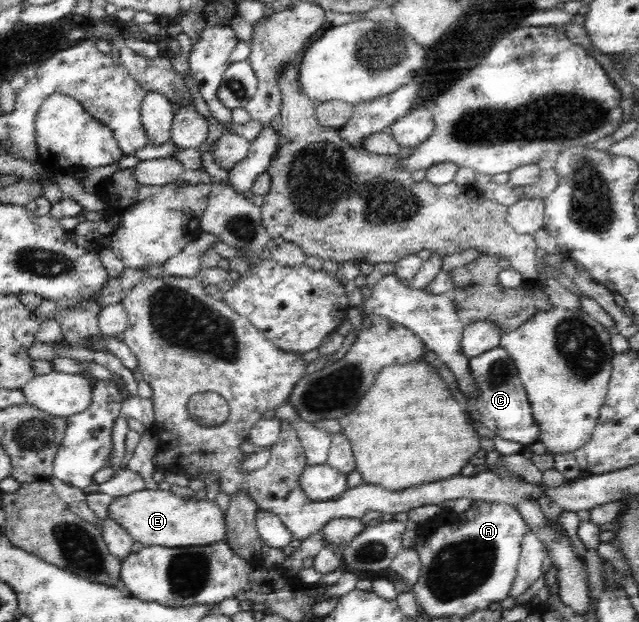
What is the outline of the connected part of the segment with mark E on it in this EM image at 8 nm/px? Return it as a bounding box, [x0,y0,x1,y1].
[107,489,227,547]

